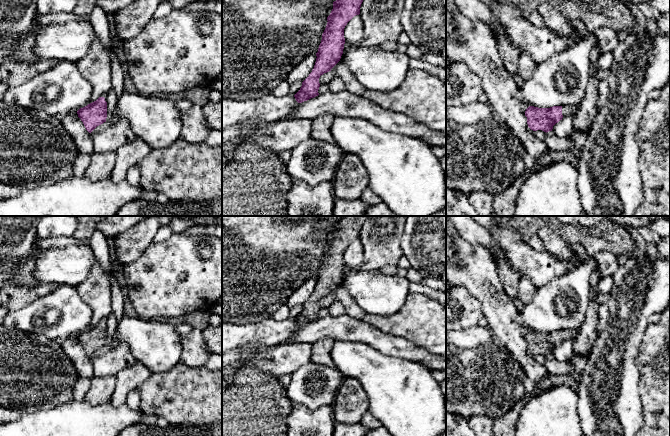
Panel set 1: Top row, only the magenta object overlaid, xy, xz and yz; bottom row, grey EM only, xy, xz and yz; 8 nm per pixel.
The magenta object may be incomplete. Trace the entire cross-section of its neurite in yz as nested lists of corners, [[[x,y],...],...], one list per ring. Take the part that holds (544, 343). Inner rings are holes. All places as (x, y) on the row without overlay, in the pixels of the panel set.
[[[529,330],[525,335],[528,351],[544,356],[552,355],[553,350],[564,341],[574,341],[579,335],[579,330],[553,330],[550,332],[538,332]]]

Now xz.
[[[343,216],[333,226],[333,233],[327,241],[327,249],[316,277],[316,286],[312,296],[302,306],[300,314],[294,319],[298,327],[302,327],[319,319],[319,302],[340,285],[343,278],[345,262],[344,252],[356,239],[364,222],[370,216]]]

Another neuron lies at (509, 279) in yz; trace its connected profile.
[[[496,262],[496,270],[499,281],[505,292],[511,299],[518,298],[519,275],[510,269],[506,264]]]

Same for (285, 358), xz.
[[[280,343],[273,346],[248,344],[240,346],[241,368],[251,365],[267,375],[292,374],[311,361],[312,344]]]

